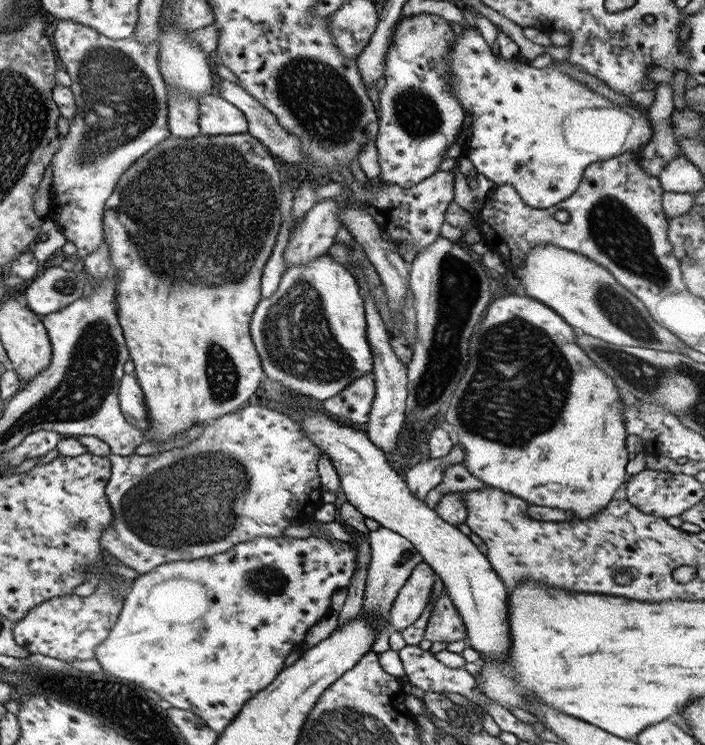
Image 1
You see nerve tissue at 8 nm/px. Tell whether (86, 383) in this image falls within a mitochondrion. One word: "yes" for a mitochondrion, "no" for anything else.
yes

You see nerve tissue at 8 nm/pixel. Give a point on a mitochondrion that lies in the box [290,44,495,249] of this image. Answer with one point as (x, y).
(415, 111)

